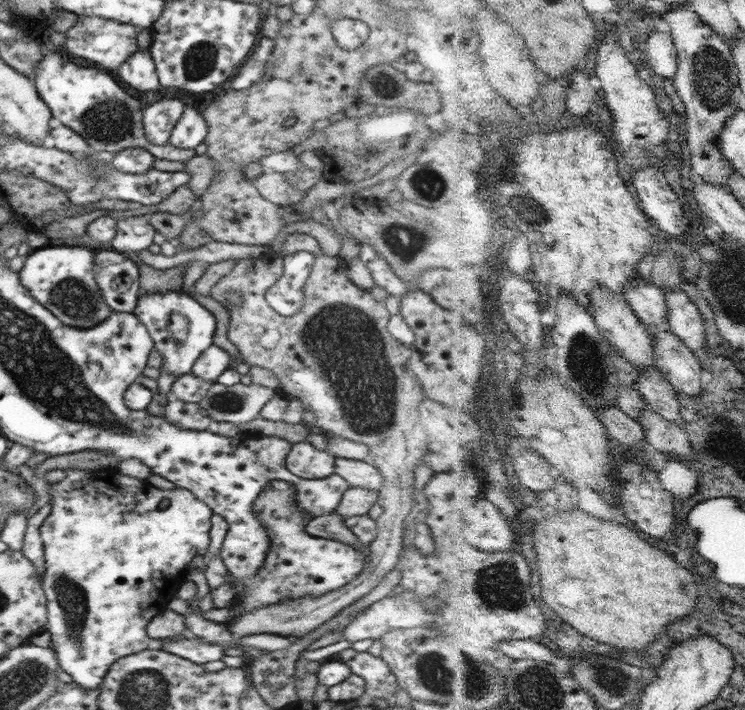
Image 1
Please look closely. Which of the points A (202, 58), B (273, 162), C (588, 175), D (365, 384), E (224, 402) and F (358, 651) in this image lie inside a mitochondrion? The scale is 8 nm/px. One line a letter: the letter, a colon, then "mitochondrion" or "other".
A: mitochondrion
B: other
C: other
D: mitochondrion
E: mitochondrion
F: other

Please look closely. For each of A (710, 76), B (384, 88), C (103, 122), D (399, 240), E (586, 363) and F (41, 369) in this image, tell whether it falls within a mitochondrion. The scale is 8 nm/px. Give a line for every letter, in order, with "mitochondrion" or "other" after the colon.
A: mitochondrion
B: mitochondrion
C: mitochondrion
D: mitochondrion
E: mitochondrion
F: mitochondrion

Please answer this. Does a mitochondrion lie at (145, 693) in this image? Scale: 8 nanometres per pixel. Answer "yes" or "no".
yes

